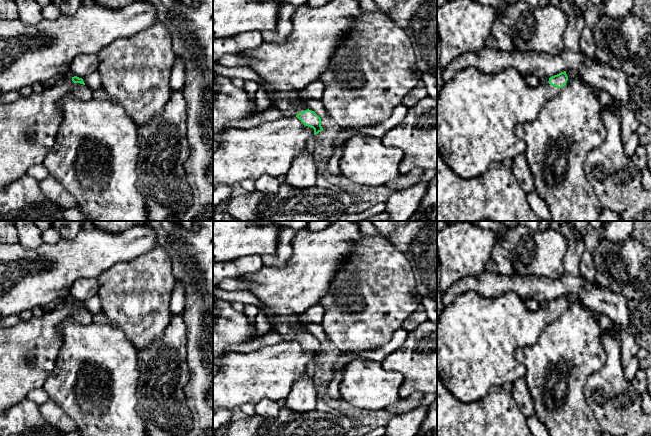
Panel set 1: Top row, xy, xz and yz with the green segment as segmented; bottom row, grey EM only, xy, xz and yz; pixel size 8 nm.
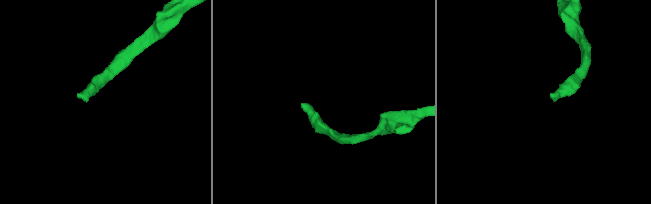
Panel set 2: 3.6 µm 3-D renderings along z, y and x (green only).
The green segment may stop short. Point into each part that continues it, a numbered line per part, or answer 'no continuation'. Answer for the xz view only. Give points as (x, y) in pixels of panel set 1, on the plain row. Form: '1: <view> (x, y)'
1: xz (286, 293)

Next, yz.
1: yz (477, 337)

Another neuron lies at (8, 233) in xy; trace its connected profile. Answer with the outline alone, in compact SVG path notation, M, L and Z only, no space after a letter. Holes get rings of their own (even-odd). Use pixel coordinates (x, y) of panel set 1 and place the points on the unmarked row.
M0 221L0 243L17 243L19 235L13 221Z

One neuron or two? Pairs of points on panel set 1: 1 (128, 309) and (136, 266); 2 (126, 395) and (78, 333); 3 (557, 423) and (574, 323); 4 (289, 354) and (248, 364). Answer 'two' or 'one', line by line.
1: one
2: one
3: one
4: one

